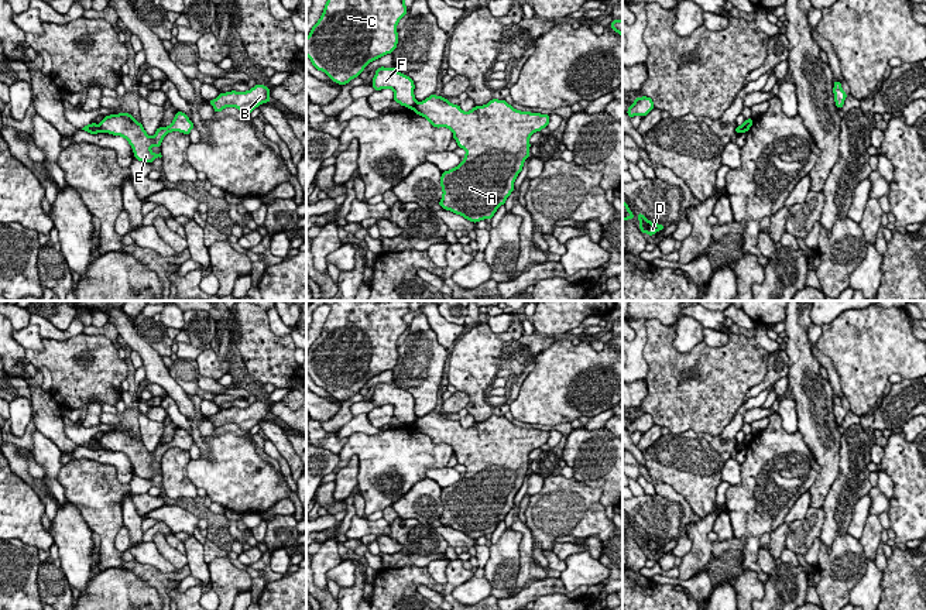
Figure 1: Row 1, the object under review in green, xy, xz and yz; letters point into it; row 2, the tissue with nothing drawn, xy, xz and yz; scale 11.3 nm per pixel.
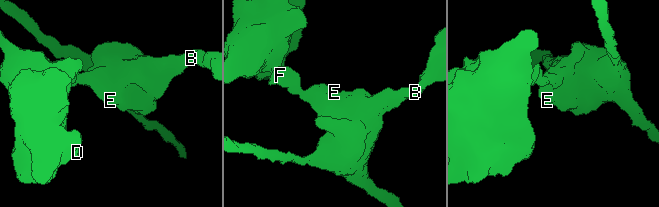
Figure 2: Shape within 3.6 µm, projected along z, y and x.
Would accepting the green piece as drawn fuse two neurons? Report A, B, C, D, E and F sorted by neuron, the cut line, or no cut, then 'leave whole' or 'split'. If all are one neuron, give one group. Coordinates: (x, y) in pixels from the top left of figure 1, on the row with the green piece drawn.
A B E / C D F; cut in xy along (98, 126), (100, 130); split

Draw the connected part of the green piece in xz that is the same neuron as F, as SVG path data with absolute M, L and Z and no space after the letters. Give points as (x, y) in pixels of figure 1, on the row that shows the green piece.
M394 66L377 68L373 78L373 88L374 90L381 90L387 88L392 89L394 100L408 109L412 109L416 104L416 99L414 95L415 85L412 78L398 72Z

